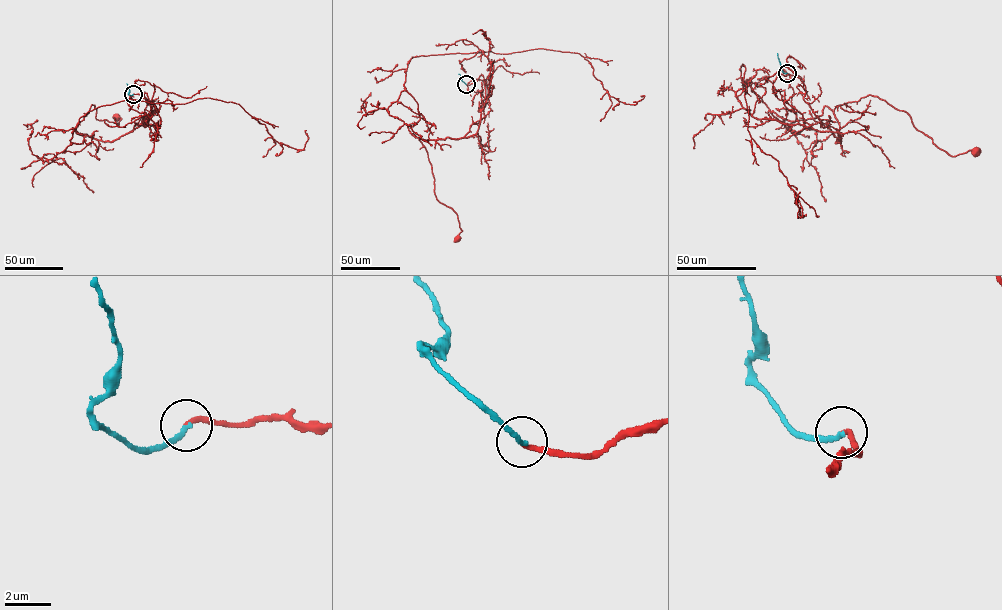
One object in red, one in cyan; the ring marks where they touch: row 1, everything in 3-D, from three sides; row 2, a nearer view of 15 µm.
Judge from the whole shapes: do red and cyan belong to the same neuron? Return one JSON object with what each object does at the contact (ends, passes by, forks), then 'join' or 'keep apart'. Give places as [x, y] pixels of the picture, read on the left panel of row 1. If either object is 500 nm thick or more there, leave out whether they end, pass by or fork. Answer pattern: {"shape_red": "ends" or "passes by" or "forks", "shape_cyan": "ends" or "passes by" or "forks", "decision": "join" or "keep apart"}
{"shape_red": "ends", "shape_cyan": "ends", "decision": "join"}

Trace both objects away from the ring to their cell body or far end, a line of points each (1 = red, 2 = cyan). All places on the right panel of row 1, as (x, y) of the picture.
1: (786, 73), (776, 95), (835, 142), (834, 109), (873, 95), (952, 156), (975, 153)
2: (786, 73), (781, 69), (777, 53)

